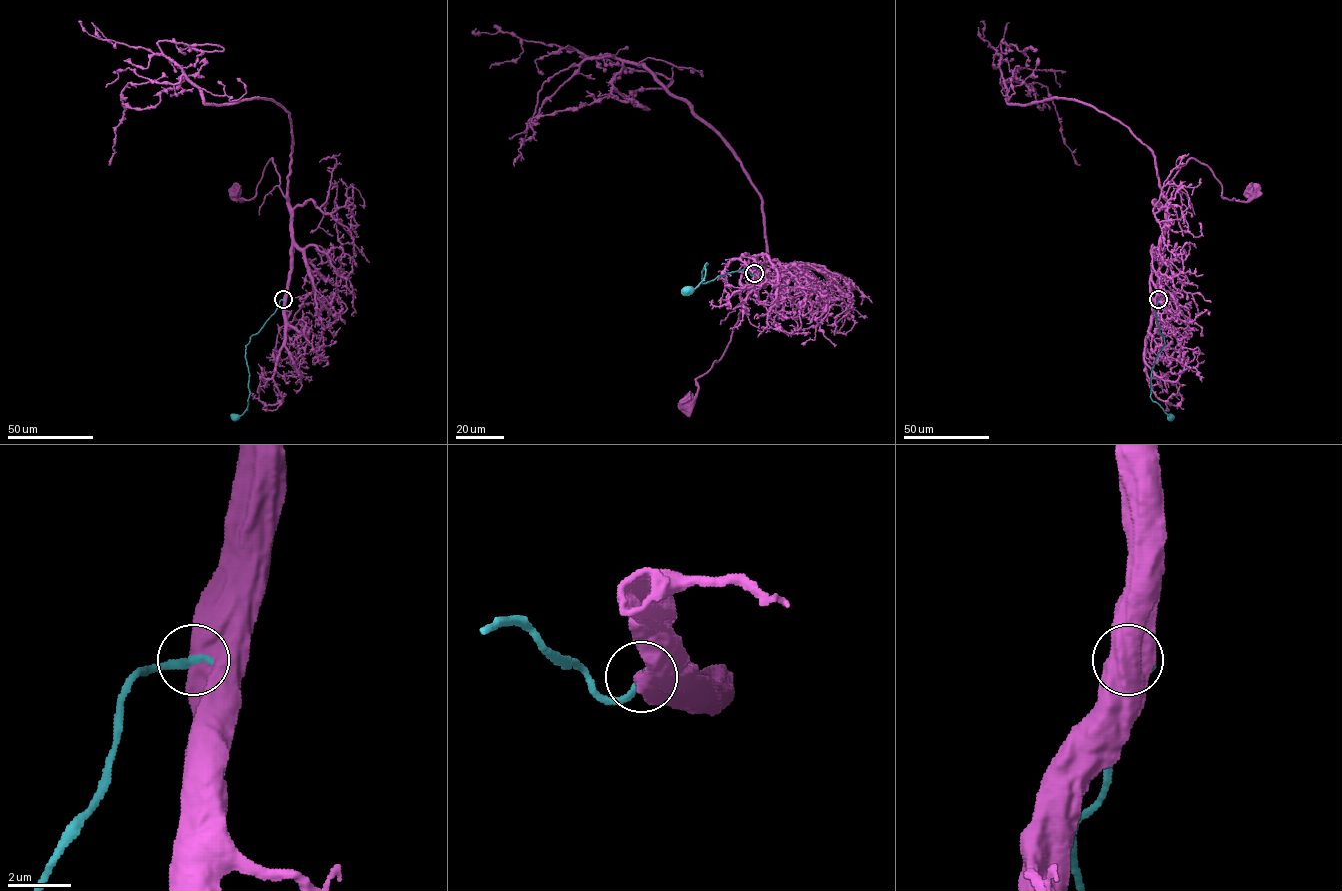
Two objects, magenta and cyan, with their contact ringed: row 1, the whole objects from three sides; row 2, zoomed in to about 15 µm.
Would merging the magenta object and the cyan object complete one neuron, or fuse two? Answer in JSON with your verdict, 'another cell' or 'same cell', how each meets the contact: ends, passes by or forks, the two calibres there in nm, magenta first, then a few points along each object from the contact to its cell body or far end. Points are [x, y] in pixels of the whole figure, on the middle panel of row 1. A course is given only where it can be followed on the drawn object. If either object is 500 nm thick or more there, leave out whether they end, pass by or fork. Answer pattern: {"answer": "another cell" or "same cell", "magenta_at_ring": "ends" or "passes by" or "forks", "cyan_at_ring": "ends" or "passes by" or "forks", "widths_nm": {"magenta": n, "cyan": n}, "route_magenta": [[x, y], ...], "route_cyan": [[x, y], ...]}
{"answer": "another cell", "widths_nm": {"magenta": 1050, "cyan": 280}, "route_magenta": [[754, 273], [762, 274], [765, 283], [748, 289], [727, 348], [696, 379], [696, 398], [686, 402]], "route_cyan": [[754, 273], [740, 270], [702, 283], [706, 263], [704, 279], [694, 289], [686, 290]]}

